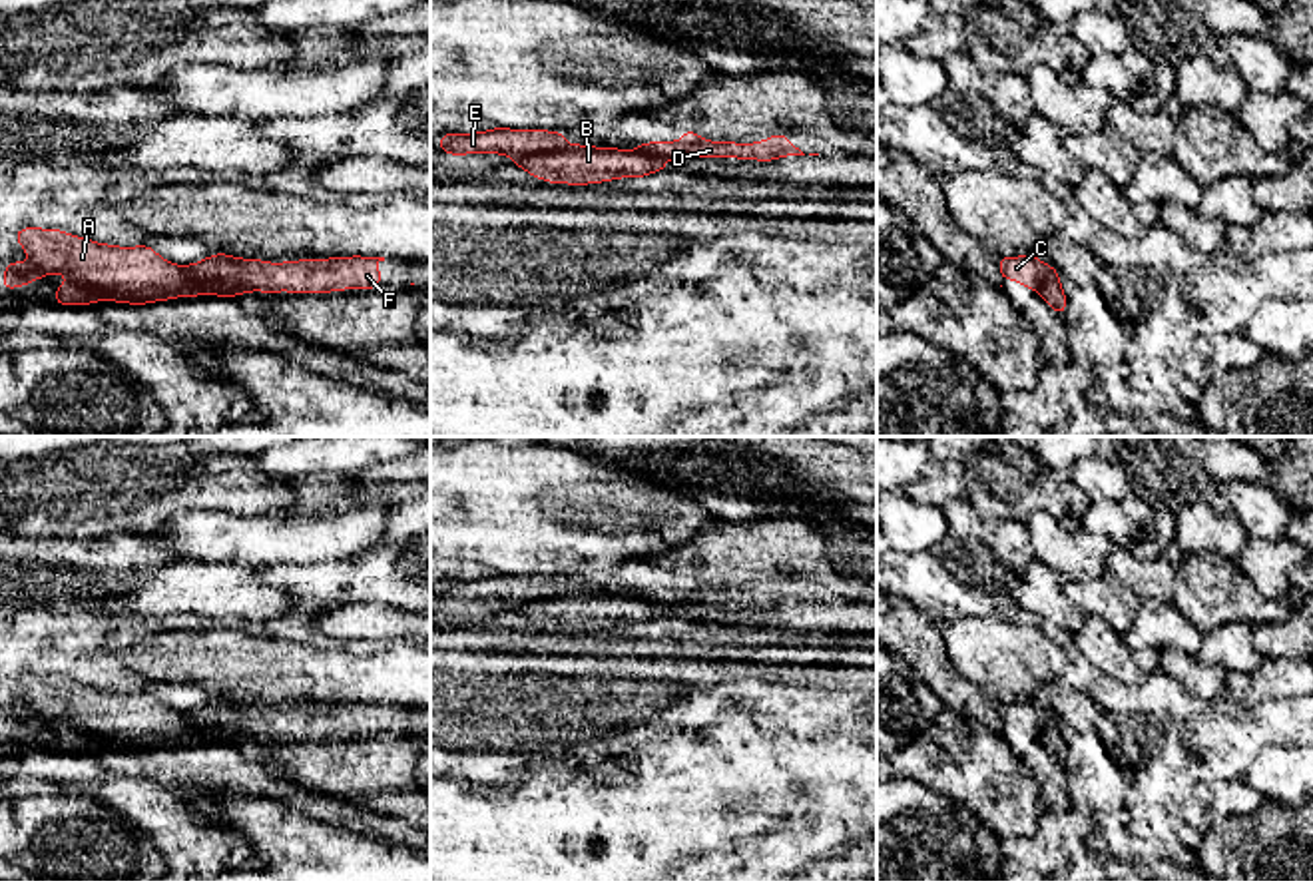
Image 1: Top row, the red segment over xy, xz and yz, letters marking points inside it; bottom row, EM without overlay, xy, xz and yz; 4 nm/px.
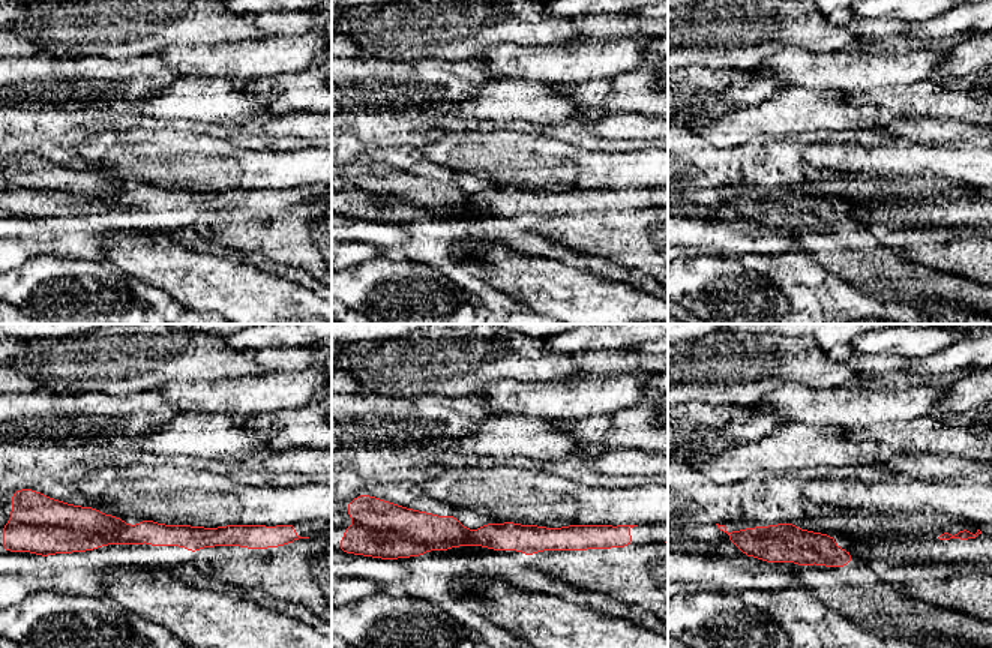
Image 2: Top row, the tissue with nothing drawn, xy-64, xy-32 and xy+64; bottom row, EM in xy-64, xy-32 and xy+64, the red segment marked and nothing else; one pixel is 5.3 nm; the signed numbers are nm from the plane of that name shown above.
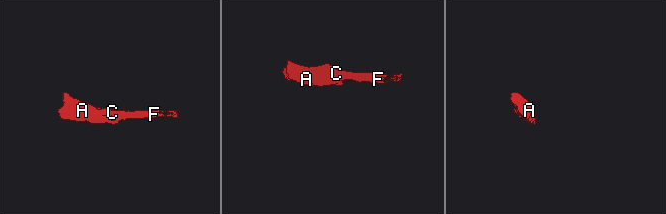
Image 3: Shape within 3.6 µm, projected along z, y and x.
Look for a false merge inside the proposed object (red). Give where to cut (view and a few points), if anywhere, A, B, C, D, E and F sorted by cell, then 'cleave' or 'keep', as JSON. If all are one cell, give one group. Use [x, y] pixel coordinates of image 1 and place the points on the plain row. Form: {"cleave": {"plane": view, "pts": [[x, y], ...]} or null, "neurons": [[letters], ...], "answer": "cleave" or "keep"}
{"cleave": {"plane": "xz", "pts": [[562, 588], [528, 600], [517, 610]]}, "neurons": [["A", "B"], ["C", "D", "E", "F"]], "answer": "cleave"}

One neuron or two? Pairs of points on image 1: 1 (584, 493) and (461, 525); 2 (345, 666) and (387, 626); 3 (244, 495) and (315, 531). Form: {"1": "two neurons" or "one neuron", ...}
{"1": "one neuron", "2": "two neurons", "3": "two neurons"}

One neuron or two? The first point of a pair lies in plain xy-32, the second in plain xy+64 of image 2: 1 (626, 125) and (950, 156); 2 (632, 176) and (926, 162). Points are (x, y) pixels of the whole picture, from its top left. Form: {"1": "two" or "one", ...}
{"1": "two", "2": "one"}

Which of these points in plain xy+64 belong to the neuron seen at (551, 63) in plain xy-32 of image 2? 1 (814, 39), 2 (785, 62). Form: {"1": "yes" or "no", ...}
{"1": "no", "2": "yes"}

